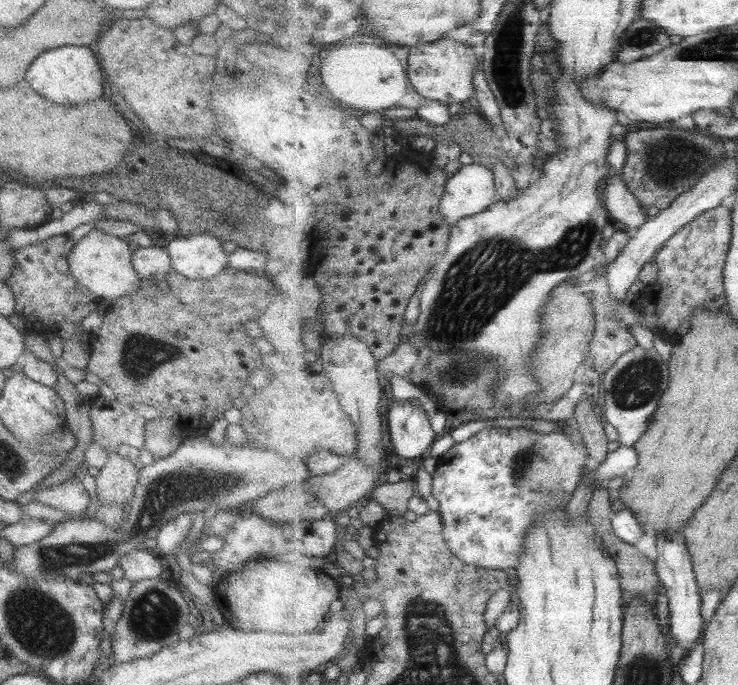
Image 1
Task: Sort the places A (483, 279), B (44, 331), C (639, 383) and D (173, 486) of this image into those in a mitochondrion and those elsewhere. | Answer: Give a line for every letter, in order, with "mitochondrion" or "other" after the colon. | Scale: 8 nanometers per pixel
A: mitochondrion
B: other
C: mitochondrion
D: mitochondrion

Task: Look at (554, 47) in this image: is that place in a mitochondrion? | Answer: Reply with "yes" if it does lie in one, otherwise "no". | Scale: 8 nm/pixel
no

